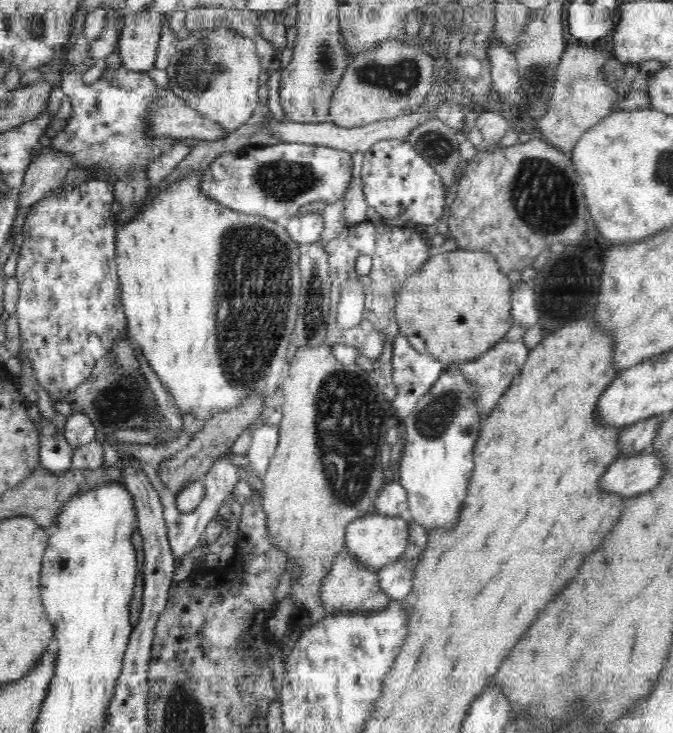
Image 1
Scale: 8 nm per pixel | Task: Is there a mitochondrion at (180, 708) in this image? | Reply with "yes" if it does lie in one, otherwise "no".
yes

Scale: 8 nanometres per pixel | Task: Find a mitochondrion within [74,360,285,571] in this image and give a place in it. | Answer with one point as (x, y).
(119, 401)

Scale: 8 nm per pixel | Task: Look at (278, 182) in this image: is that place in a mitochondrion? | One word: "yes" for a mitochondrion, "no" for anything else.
yes

